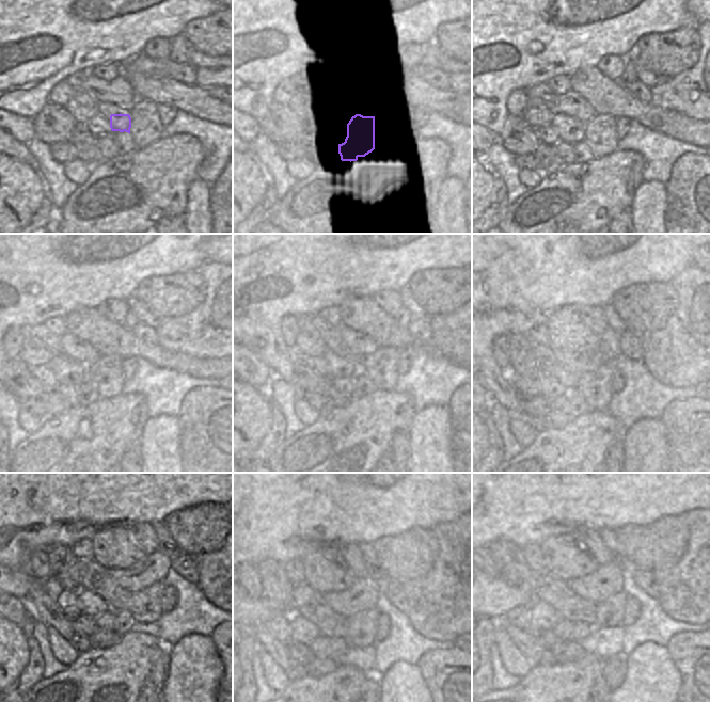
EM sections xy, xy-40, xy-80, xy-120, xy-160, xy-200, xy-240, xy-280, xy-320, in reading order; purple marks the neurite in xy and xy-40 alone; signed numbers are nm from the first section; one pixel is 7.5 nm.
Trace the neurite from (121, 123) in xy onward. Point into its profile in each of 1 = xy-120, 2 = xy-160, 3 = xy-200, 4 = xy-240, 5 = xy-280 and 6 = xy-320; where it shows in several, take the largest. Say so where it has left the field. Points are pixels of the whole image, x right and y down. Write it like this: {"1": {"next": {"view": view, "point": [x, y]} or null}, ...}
{"1": {"next": {"view": "xy-120", "point": [99, 372]}}, "2": {"next": {"view": "xy-160", "point": [338, 375]}}, "3": {"next": {"view": "xy-200", "point": [580, 373]}}, "4": {"next": {"view": "xy-240", "point": [66, 625]}}, "5": {"next": {"view": "xy-280", "point": [305, 622]}}, "6": {"next": {"view": "xy-320", "point": [539, 617]}}}

